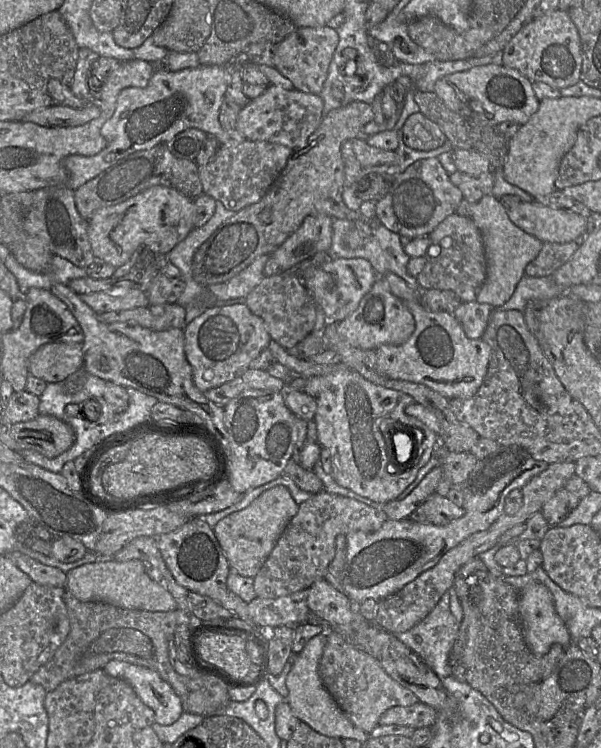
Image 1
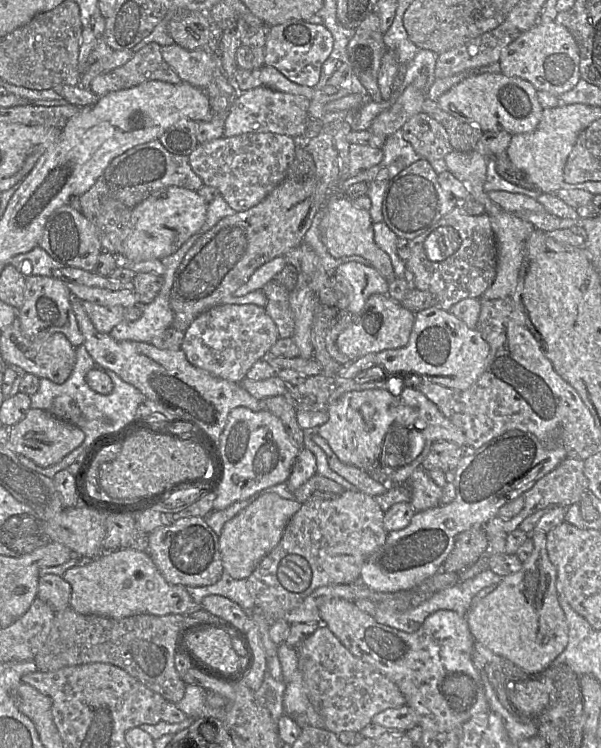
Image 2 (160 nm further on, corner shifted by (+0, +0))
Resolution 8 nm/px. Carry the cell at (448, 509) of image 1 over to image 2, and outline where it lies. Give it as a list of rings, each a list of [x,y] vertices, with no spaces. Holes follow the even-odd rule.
[[[422,467],[412,473],[406,484],[411,493],[410,504],[416,512],[440,505],[443,490]]]

